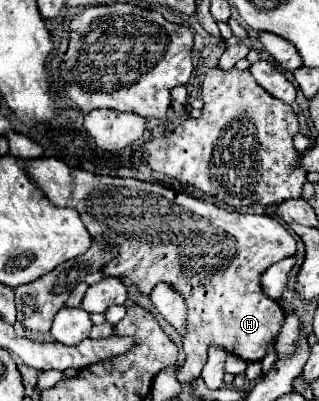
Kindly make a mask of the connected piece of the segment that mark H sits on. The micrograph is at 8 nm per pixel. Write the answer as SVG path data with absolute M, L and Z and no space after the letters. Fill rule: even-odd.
M38 157L32 161L26 161L26 171L30 173L32 181L46 193L46 197L58 205L58 207L72 207L80 213L80 219L84 221L88 233L92 237L108 237L118 249L118 259L110 261L104 267L104 273L108 271L134 271L134 265L138 269L154 269L162 273L146 273L146 271L134 271L134 273L110 273L110 277L128 277L132 283L144 293L150 295L152 287L160 281L174 285L186 305L188 305L188 333L182 339L186 363L180 367L178 379L182 383L188 383L190 379L198 377L204 363L206 353L212 343L220 343L228 353L237 355L244 361L261 361L266 357L266 349L276 341L280 327L284 323L284 309L278 301L266 297L260 287L260 273L262 269L270 267L274 261L286 259L292 253L296 253L296 241L294 237L276 221L266 219L264 215L248 215L238 213L234 209L222 209L218 205L206 203L202 199L196 199L186 193L174 193L174 189L168 189L158 183L144 183L136 179L122 179L122 177L104 177L94 175L82 169L68 167L64 161L54 157ZM198 309L206 309L206 315L198 313Z

